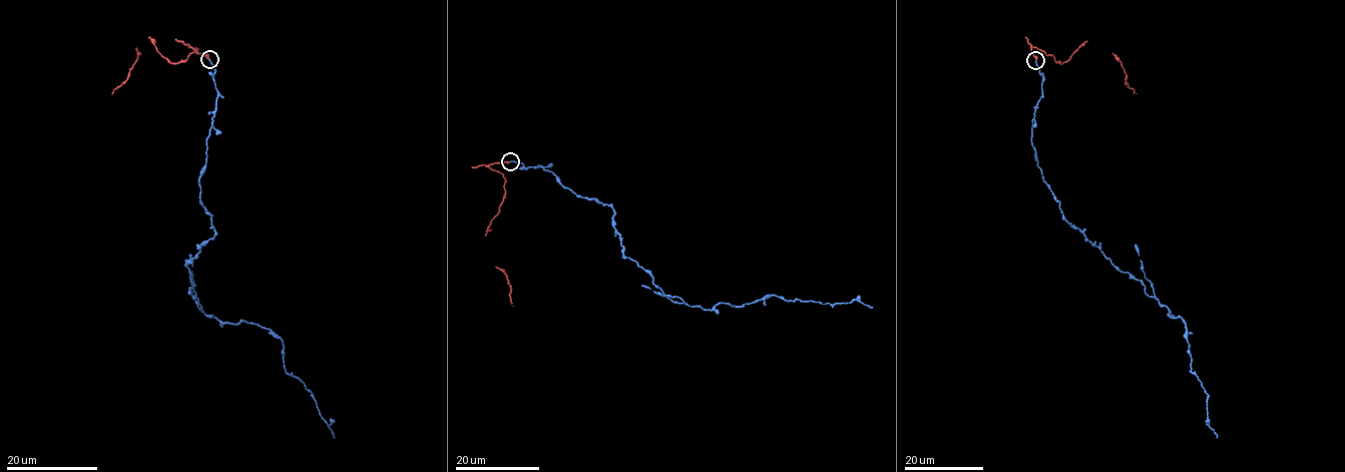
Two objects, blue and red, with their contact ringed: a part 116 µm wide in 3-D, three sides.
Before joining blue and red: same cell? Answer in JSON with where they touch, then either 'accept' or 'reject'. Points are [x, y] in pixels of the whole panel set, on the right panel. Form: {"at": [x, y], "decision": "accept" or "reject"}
{"at": [1035, 60], "decision": "accept"}

